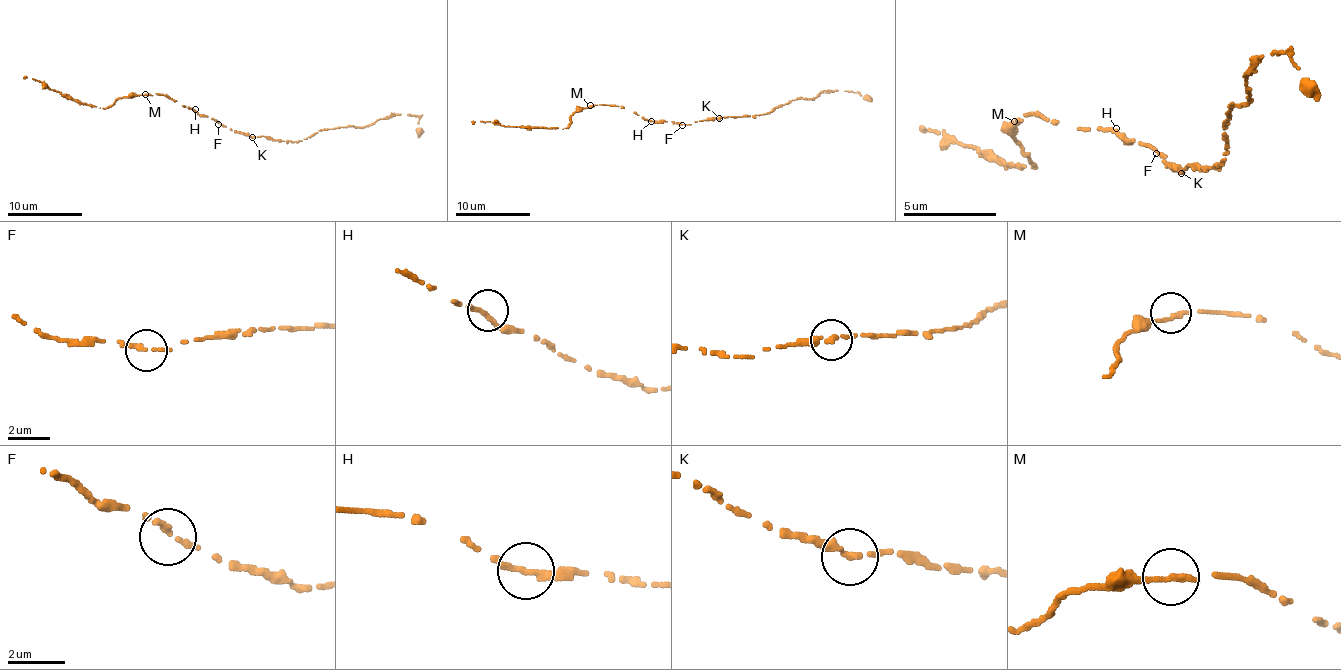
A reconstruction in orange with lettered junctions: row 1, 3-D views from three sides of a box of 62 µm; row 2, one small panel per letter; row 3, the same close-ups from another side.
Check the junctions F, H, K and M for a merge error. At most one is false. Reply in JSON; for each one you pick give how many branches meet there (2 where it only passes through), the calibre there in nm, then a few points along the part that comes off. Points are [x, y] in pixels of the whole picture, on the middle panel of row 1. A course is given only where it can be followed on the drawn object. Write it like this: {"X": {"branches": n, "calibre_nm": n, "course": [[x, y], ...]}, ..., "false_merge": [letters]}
{"false_merge": []}

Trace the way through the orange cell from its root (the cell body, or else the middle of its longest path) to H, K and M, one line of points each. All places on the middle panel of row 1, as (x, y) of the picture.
H: (681, 123), (651, 121)
K: (681, 123), (691, 125), (695, 121), (720, 118)
M: (681, 123), (646, 120), (621, 106), (590, 105)

